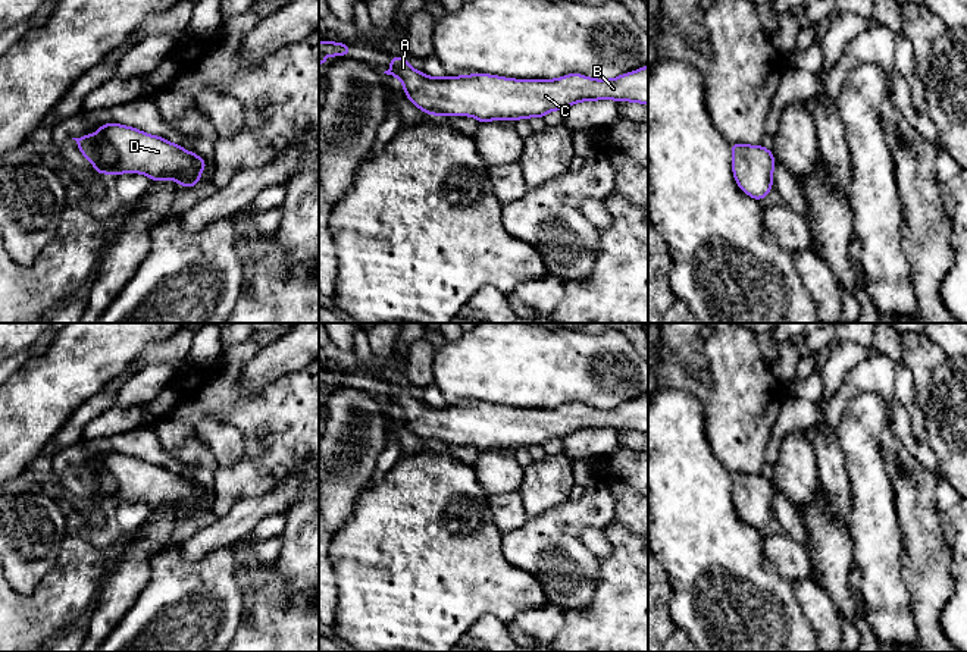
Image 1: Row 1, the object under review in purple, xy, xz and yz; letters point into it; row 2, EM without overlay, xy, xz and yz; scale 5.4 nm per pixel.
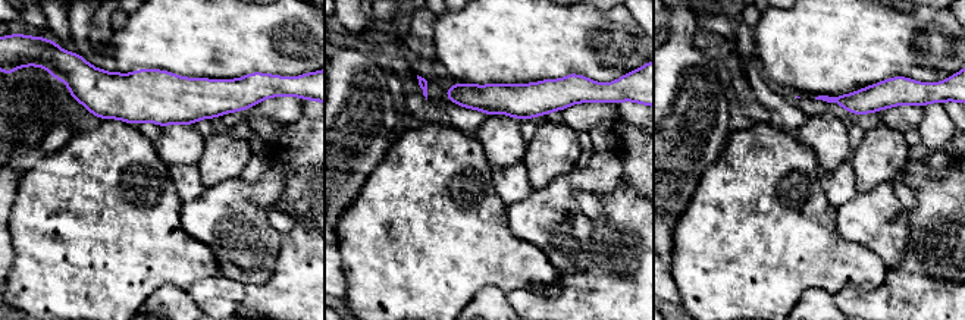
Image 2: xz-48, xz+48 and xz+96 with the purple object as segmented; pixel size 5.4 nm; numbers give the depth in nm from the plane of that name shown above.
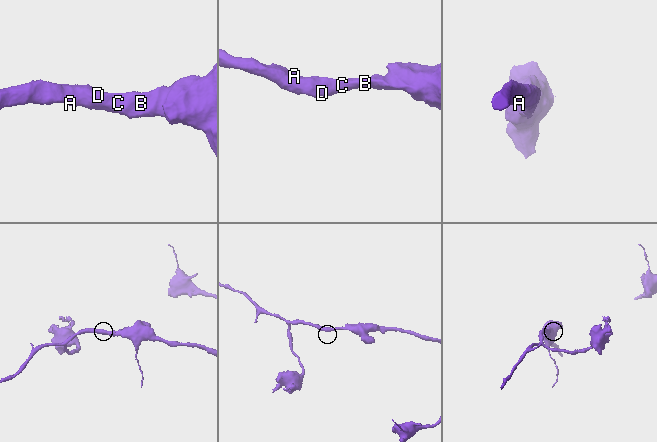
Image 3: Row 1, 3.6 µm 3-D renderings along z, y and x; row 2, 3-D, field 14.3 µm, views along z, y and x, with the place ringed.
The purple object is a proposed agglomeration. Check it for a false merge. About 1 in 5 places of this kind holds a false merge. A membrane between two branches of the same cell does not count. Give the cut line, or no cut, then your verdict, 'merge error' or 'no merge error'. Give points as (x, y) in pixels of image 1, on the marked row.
no cut | no merge error

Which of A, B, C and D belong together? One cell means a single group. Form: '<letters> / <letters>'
A B C D

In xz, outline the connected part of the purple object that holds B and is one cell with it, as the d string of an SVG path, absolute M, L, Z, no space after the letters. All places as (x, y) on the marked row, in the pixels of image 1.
M389 56L391 66L384 73L397 76L404 85L404 95L431 117L434 115L473 116L479 123L544 117L553 110L563 110L579 101L617 100L648 106L648 66L623 73L614 79L592 79L580 73L567 73L558 79L511 79L488 73L432 78L414 70L407 59Z

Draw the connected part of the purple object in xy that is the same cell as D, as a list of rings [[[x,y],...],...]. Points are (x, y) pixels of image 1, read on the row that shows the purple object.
[[[104,123],[94,135],[72,140],[98,175],[144,173],[151,182],[170,179],[194,188],[209,164],[178,144],[119,123]]]

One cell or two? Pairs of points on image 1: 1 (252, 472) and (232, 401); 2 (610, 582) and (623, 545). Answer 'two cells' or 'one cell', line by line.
1: one cell
2: one cell

